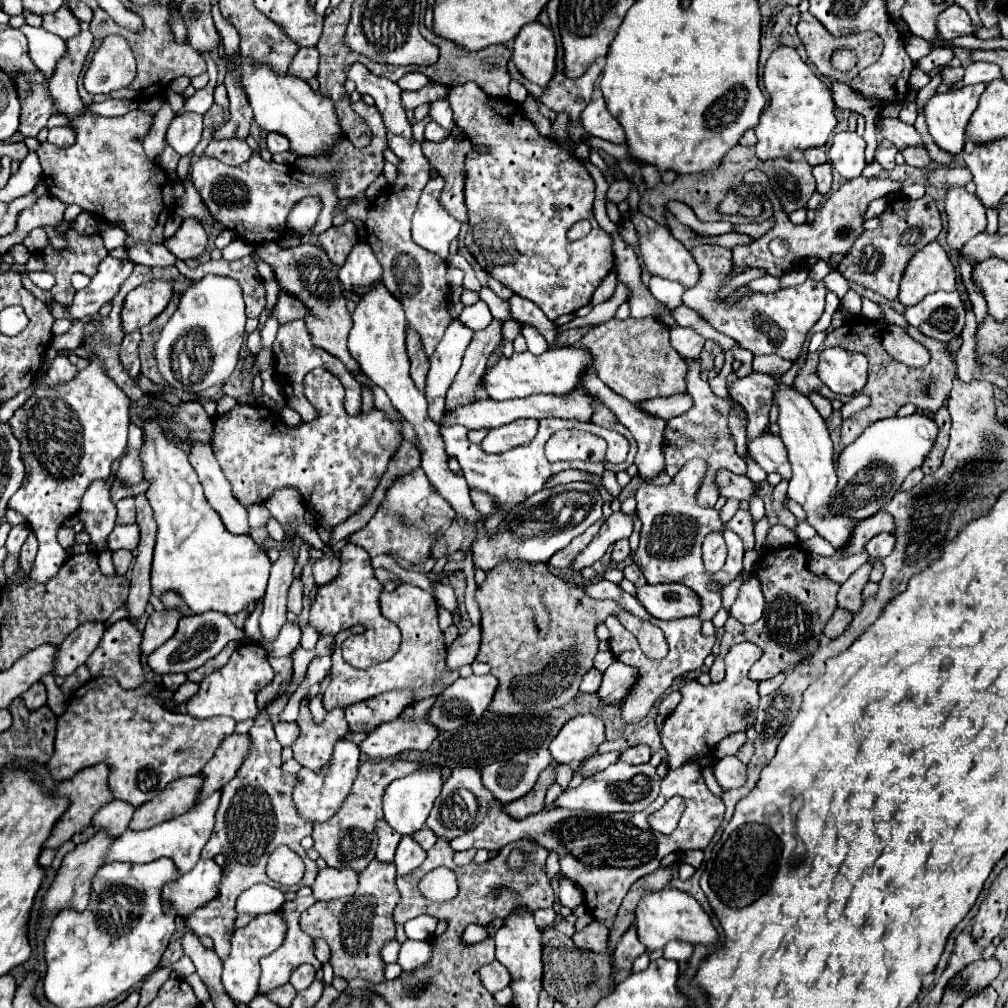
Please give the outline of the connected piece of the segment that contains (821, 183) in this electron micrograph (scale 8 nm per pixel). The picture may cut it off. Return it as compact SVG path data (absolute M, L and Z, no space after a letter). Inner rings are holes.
M830 163L816 165L816 167L812 169L812 173L814 173L816 185L818 185L816 191L820 191L822 195L826 195L826 193L830 191L830 187L832 187L832 165L830 165Z

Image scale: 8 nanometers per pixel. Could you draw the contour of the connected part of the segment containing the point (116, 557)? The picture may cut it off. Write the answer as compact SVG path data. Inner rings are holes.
M118 549L112 551L112 563L116 567L116 575L126 575L130 563L132 563L132 553L126 549Z

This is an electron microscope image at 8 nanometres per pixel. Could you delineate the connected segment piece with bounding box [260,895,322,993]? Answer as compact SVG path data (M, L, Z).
M310 895L310 897L298 897L298 899L294 899L294 901L286 901L286 903L284 903L282 911L284 911L284 919L288 919L288 935L286 935L282 947L278 947L274 953L270 953L268 957L262 959L260 993L266 993L266 991L270 991L270 989L276 989L276 987L288 983L290 973L292 973L298 965L302 965L302 963L312 963L314 969L320 969L320 967L322 967L320 961L318 961L316 955L314 955L314 939L308 937L308 935L300 929L300 915L302 915L302 911L306 911L306 909L312 907L314 903L316 903L316 899L314 899L312 895Z

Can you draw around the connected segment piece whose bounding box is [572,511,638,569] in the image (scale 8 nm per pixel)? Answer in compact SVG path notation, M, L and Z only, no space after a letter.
M622 511L618 513L612 513L608 517L608 521L602 525L600 533L596 535L596 539L586 547L586 551L582 551L578 557L576 557L576 563L572 563L574 569L584 569L588 565L592 565L594 561L598 561L606 549L610 545L614 545L616 541L620 539L628 539L630 533L632 533L632 527L634 527L634 519L638 517L638 513L632 513L632 515L626 515Z

